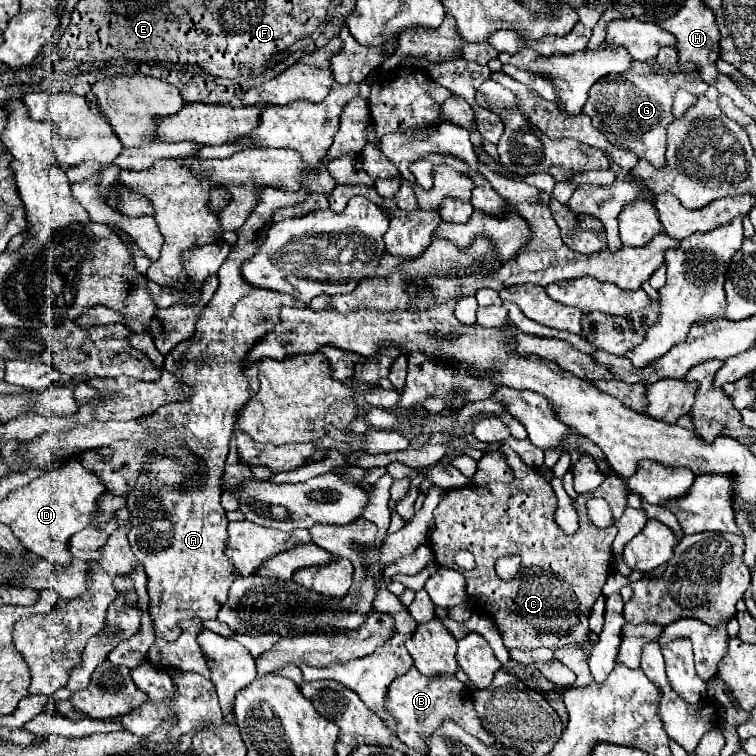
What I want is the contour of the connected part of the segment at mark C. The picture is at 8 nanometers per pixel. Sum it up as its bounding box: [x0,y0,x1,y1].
[429,447,627,649]

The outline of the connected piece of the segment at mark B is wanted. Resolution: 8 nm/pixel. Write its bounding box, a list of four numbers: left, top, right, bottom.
[385,667,495,753]

